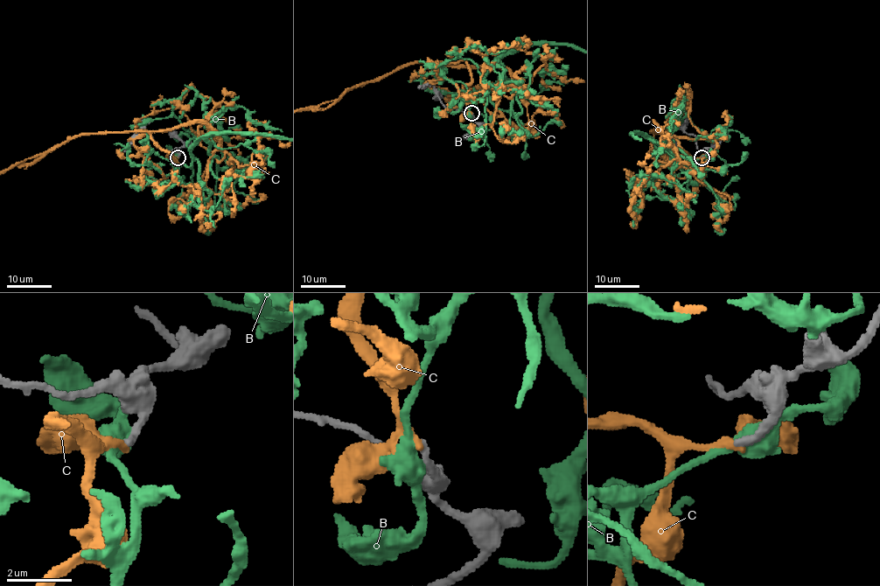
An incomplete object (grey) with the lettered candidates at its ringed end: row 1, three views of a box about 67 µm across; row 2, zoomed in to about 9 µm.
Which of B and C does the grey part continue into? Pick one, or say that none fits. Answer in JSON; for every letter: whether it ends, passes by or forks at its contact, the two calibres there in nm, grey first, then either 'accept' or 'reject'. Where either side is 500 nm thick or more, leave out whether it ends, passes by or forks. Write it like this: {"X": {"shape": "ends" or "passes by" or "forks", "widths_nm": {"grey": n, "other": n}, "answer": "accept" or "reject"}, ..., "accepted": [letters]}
{"B": {"shape": "forks", "widths_nm": {"grey": 400, "other": 420}, "answer": "reject"}, "C": {"shape": "forks", "widths_nm": {"grey": 240, "other": 170}, "answer": "reject"}, "accepted": []}

